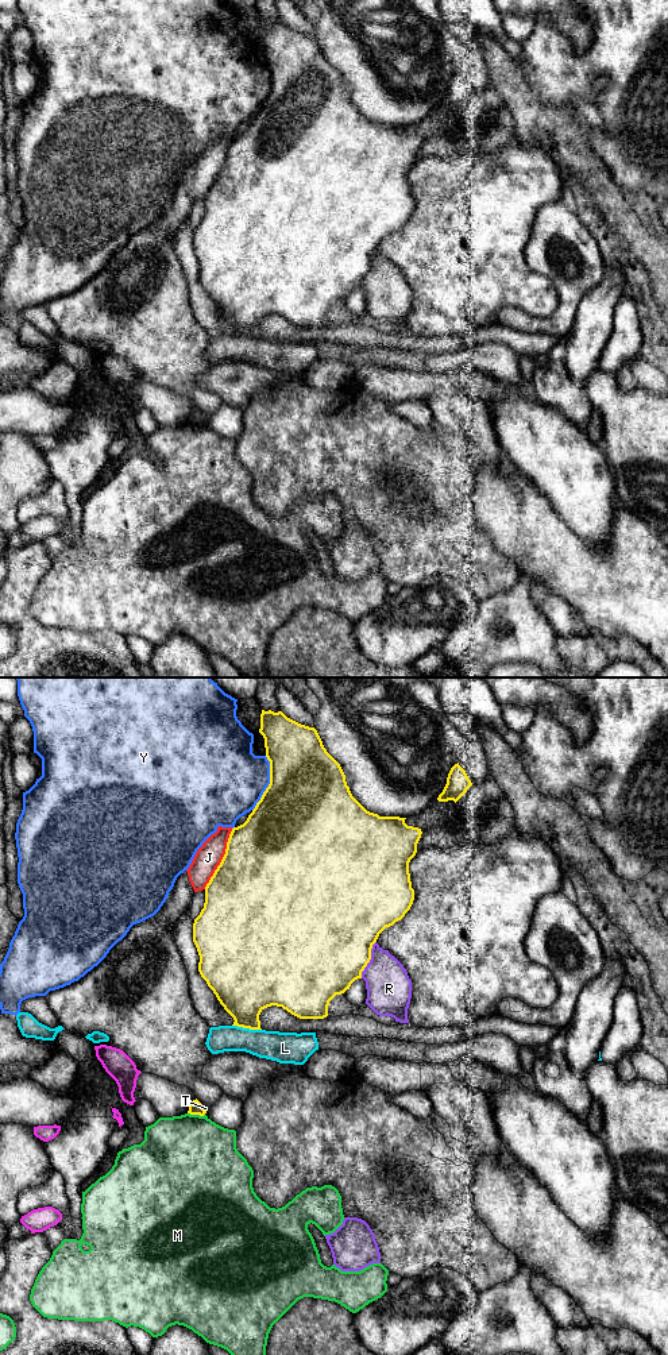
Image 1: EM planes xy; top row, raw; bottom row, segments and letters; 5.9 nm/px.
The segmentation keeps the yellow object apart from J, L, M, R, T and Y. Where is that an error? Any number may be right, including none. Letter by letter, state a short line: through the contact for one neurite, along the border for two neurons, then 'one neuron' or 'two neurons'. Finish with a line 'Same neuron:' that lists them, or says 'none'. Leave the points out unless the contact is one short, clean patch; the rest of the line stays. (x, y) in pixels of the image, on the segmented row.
J: two neurons
L: two neurons
M: two neurons
R: two neurons
T: line xy (201, 1105), (205, 1111); two neurons
Y: two neurons
Same neuron: none

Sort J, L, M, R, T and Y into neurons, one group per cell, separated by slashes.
J / L / M / R / T / Y

